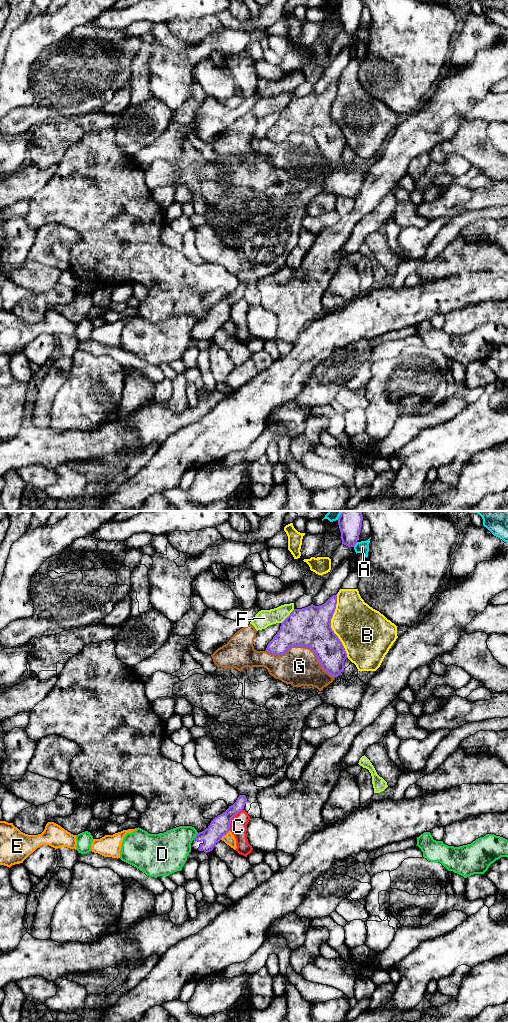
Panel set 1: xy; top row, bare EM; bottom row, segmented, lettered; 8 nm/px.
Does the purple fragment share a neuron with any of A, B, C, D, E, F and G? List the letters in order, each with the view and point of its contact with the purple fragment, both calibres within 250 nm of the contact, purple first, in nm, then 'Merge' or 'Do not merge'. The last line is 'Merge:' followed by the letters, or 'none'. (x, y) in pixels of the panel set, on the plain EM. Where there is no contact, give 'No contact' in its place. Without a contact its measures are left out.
A: Touches purple at xy (355, 31). Thickness 190 nm (purple) against 100 nm. Do not merge
B: Touches purple at xy (330, 113). Thickness 320 nm (purple) against 380 nm. Do not merge
C: Touches purple at xy (231, 306). Thickness 160 nm (purple) against 140 nm. Do not merge
D: Touches purple at xy (195, 324). Thickness 160 nm (purple) against 320 nm. Do not merge
E: Touches purple at xy (224, 322). Thickness 160 nm (purple) against 90 nm. Do not merge
F: Touches purple at xy (288, 104). Thickness 320 nm (purple) against 140 nm. Do not merge
G: Touches purple at xy (303, 133). Thickness 320 nm (purple) against 320 nm. Do not merge
Merge: none

